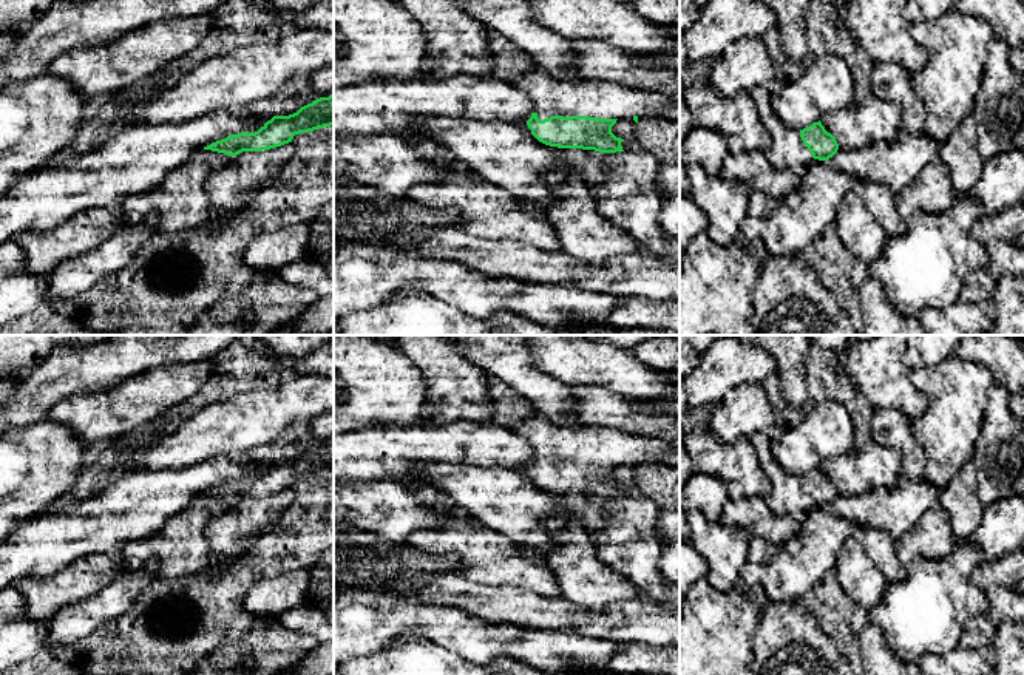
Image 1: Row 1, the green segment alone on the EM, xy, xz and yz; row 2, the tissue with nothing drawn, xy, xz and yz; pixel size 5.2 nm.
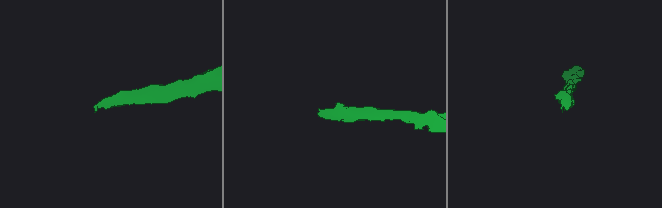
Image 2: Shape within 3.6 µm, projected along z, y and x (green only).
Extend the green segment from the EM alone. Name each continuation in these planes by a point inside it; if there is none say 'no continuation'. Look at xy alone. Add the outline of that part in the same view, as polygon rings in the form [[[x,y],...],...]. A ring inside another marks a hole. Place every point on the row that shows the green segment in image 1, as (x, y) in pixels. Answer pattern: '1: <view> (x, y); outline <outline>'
no continuation

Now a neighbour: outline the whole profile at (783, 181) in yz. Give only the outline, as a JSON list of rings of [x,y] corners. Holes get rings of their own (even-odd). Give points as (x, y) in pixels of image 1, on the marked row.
[[[760,150],[751,153],[727,153],[723,159],[720,176],[726,181],[746,182],[752,190],[768,192],[775,198],[786,196],[799,184],[797,173],[774,168]]]

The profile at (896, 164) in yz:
[[[900,128],[891,144],[877,142],[859,150],[837,150],[826,162],[862,182],[885,184],[897,195],[924,165],[939,156],[941,147],[942,142],[924,133],[910,134]]]

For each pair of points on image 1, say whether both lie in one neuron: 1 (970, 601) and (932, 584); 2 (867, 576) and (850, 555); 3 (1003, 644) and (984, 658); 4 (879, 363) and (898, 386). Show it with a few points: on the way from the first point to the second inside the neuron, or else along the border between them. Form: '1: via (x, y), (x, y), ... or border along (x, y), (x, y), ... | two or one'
1: via (961, 600), (941, 593) | one
2: via (862, 572), (853, 559) | one
3: border along (990, 644), (998, 658) | two
4: via (881, 369), (891, 380) | one

